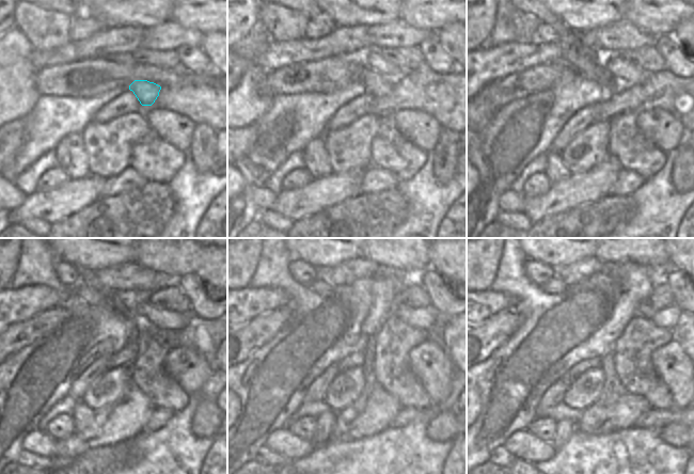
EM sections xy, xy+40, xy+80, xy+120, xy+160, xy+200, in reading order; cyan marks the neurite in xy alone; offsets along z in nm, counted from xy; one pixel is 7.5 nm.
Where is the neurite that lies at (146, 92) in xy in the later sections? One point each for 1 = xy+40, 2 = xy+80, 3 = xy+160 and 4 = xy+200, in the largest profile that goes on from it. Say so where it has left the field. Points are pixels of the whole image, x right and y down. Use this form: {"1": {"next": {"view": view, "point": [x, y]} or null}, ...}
{"1": {"next": {"view": "xy+40", "point": [376, 84]}}, "2": {"next": {"view": "xy+80", "point": [573, 52]}}, "3": {"next": {"view": "xy+160", "point": [321, 288]}}, "4": {"next": {"view": "xy+200", "point": [554, 285]}}}

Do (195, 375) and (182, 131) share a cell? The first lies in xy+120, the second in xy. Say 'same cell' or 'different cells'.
same cell

